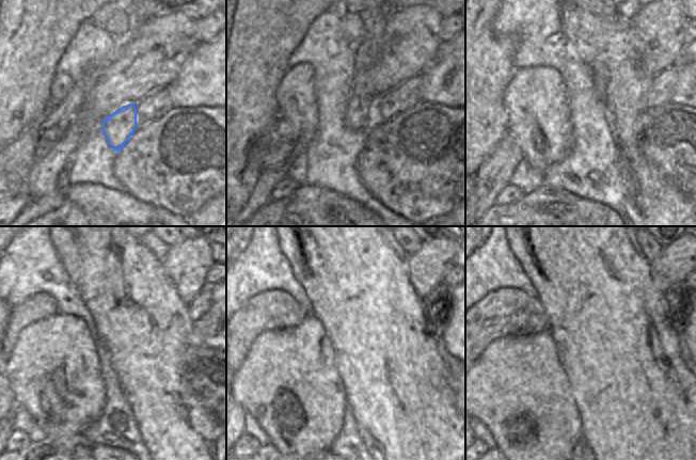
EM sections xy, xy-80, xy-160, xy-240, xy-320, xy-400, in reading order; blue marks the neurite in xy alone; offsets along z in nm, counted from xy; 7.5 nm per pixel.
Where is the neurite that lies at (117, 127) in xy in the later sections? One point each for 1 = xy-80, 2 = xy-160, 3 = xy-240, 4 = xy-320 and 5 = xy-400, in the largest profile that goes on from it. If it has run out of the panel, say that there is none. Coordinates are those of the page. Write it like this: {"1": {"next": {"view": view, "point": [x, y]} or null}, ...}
{"1": {"next": {"view": "xy-80", "point": [361, 109]}}, "2": {"next": {"view": "xy-160", "point": [606, 9]}}, "3": {"next": null}, "4": {"next": null}, "5": {"next": null}}

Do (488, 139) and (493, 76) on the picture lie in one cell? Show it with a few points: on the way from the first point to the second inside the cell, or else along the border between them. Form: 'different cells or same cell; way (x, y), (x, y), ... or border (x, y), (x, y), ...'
same cell; way (491, 123), (491, 92)

